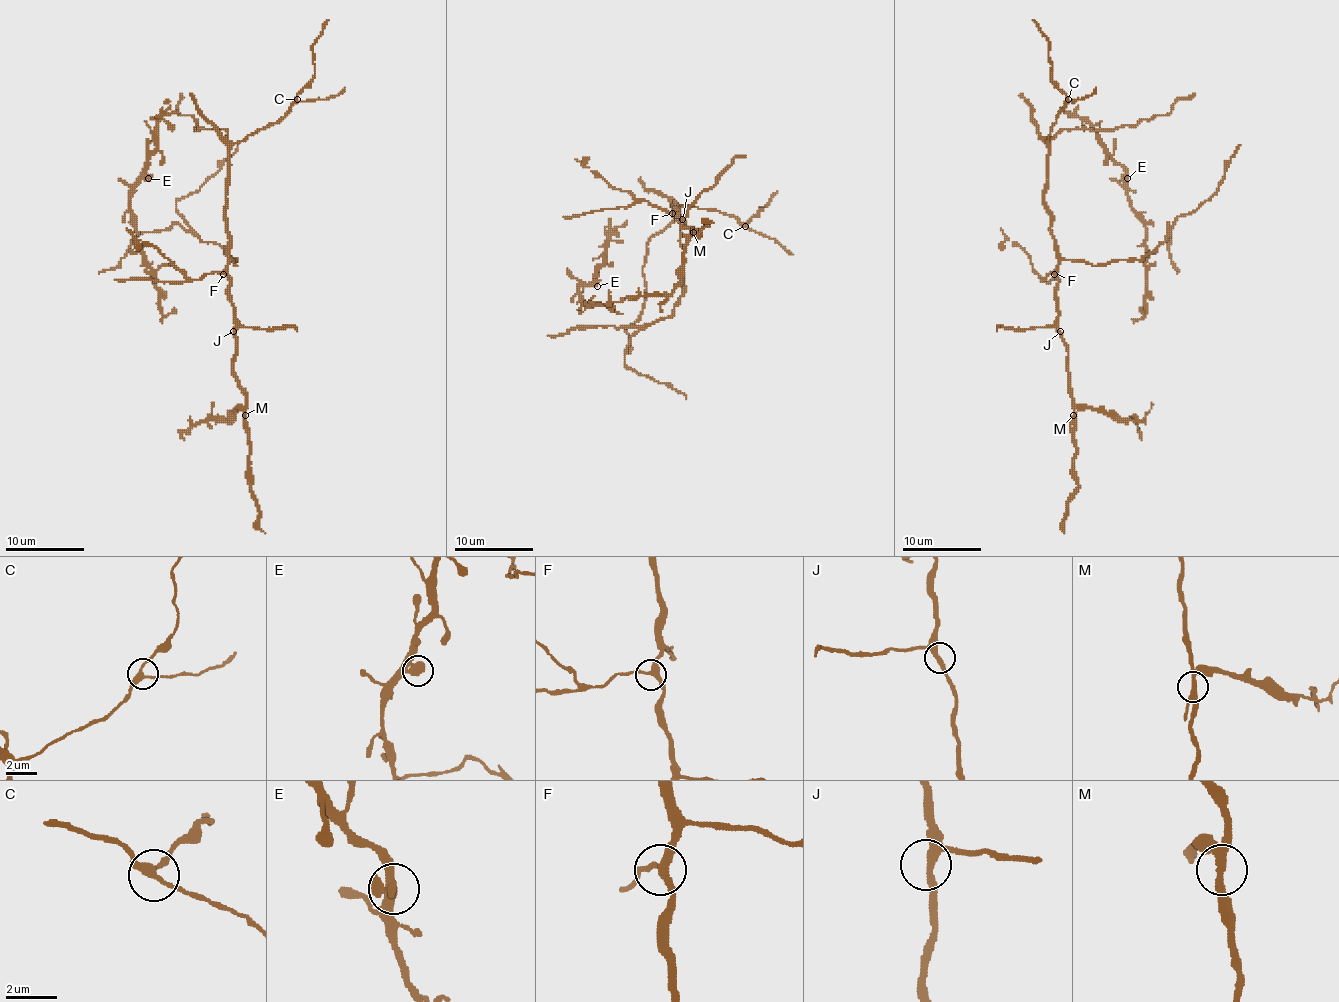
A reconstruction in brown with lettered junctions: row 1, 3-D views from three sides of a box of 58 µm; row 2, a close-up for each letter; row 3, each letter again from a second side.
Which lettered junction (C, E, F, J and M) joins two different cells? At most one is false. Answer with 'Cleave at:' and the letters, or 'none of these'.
Cleave at: M

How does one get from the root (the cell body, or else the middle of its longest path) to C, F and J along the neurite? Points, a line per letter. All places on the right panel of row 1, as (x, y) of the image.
C: (1123, 260), (1092, 266), (1064, 260), (1058, 252), (1044, 200), (1046, 155), (1050, 131), (1068, 99)
F: (1123, 260), (1096, 266), (1062, 260), (1054, 274)
J: (1123, 260), (1096, 266), (1070, 260), (1060, 262), (1056, 274), (1060, 331)

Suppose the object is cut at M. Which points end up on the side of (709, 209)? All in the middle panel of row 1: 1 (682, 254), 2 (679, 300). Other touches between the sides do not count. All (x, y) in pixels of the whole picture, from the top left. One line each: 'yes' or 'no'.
1: no
2: yes

